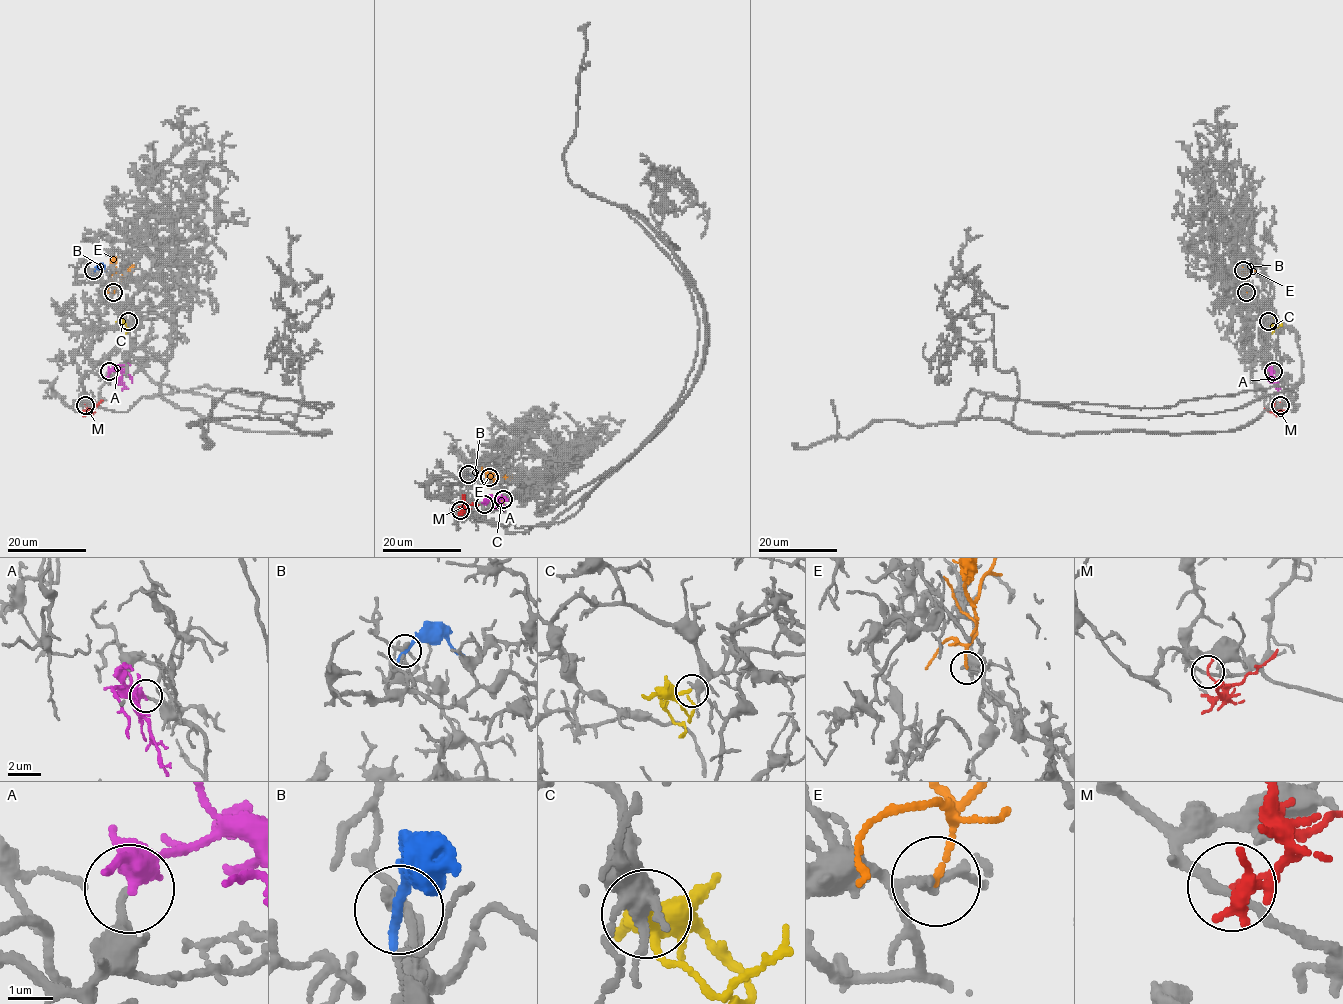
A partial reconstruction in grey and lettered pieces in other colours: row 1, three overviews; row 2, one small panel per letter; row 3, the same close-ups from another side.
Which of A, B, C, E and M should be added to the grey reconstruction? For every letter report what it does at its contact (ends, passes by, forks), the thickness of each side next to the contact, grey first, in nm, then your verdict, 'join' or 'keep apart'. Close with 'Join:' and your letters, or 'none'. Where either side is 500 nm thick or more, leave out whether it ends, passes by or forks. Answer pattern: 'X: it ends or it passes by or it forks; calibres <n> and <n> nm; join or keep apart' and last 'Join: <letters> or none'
A: it forks; calibres 180 and 320 nm; join
B: it ends; calibres 170 and 280 nm; keep apart
C: it ends; calibres 320 and 190 nm; join
E: it ends; calibres 170 and 140 nm; keep apart
M: it ends; calibres 180 and 170 nm; keep apart
Join: A, C

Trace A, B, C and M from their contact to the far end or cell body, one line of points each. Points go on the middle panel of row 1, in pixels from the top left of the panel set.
A: (484, 504), (494, 499), (497, 509)
B: (468, 473), (482, 479)
C: (504, 499), (500, 499), (503, 511)
M: (461, 511), (469, 504), (477, 505)

